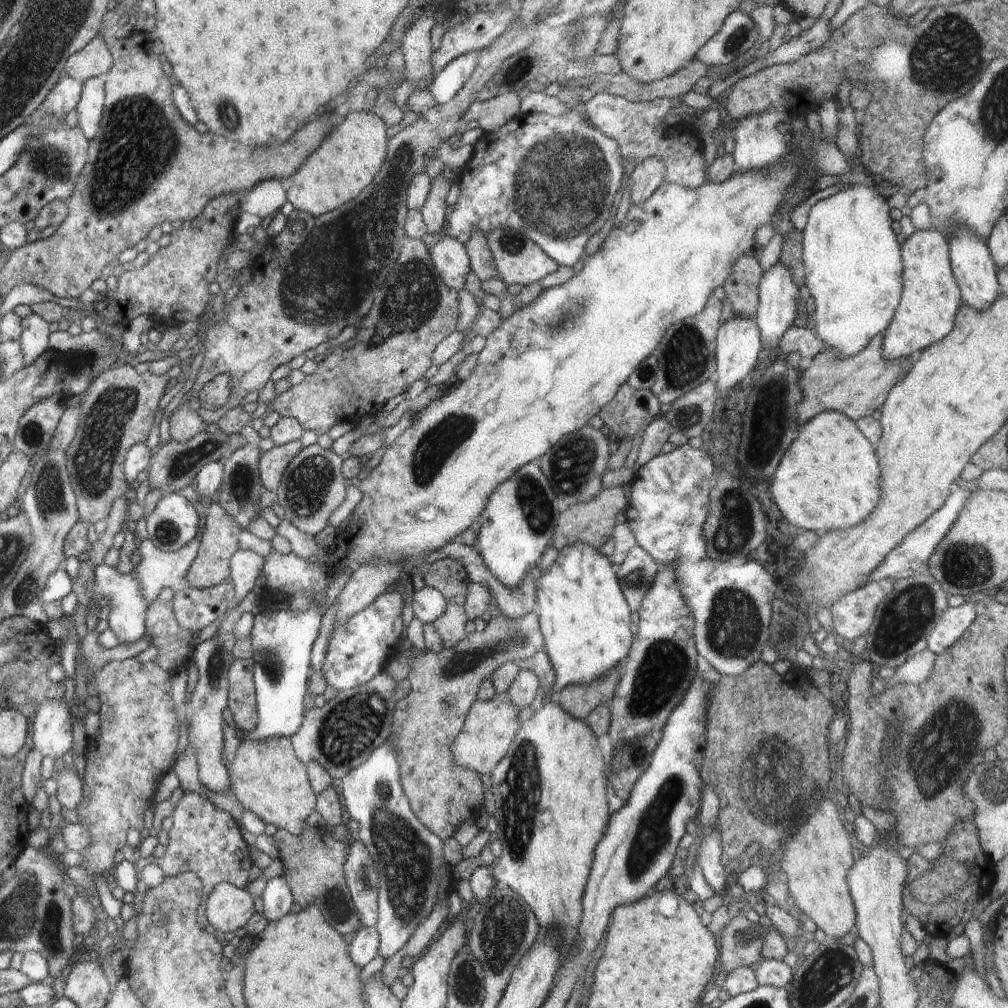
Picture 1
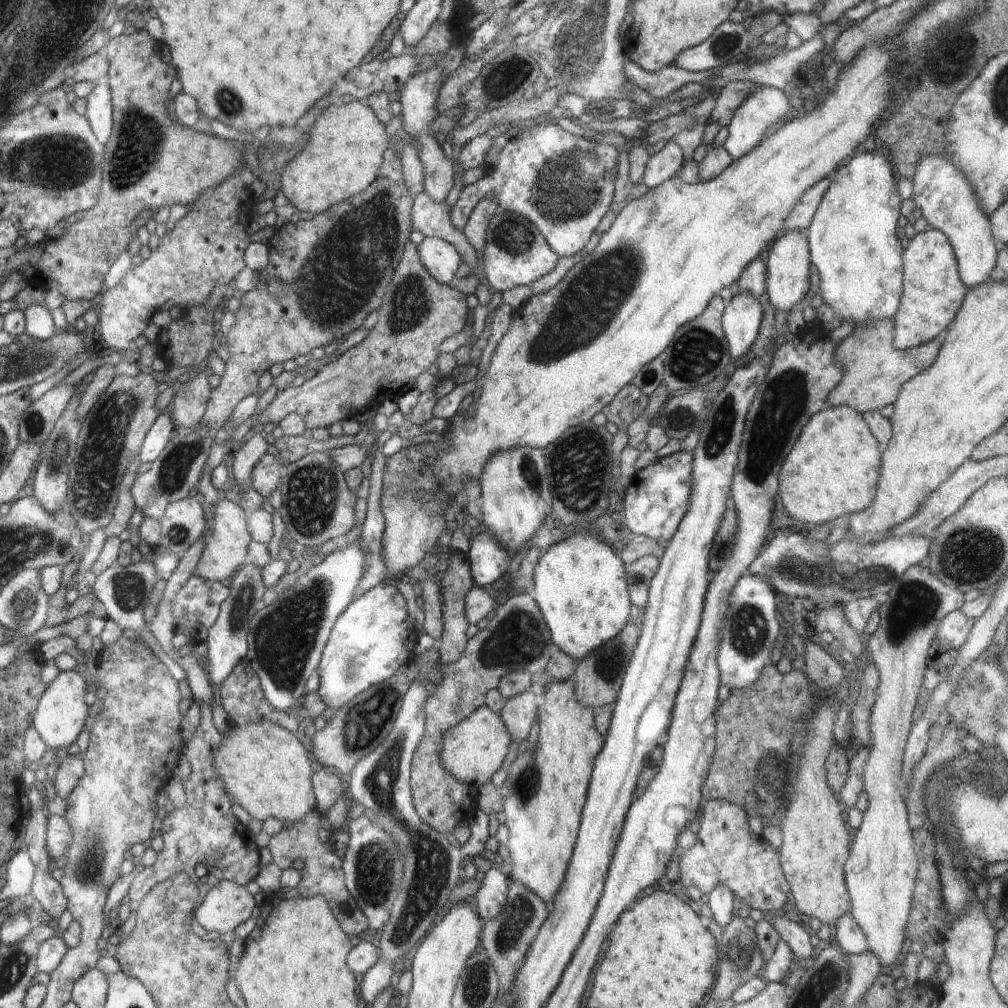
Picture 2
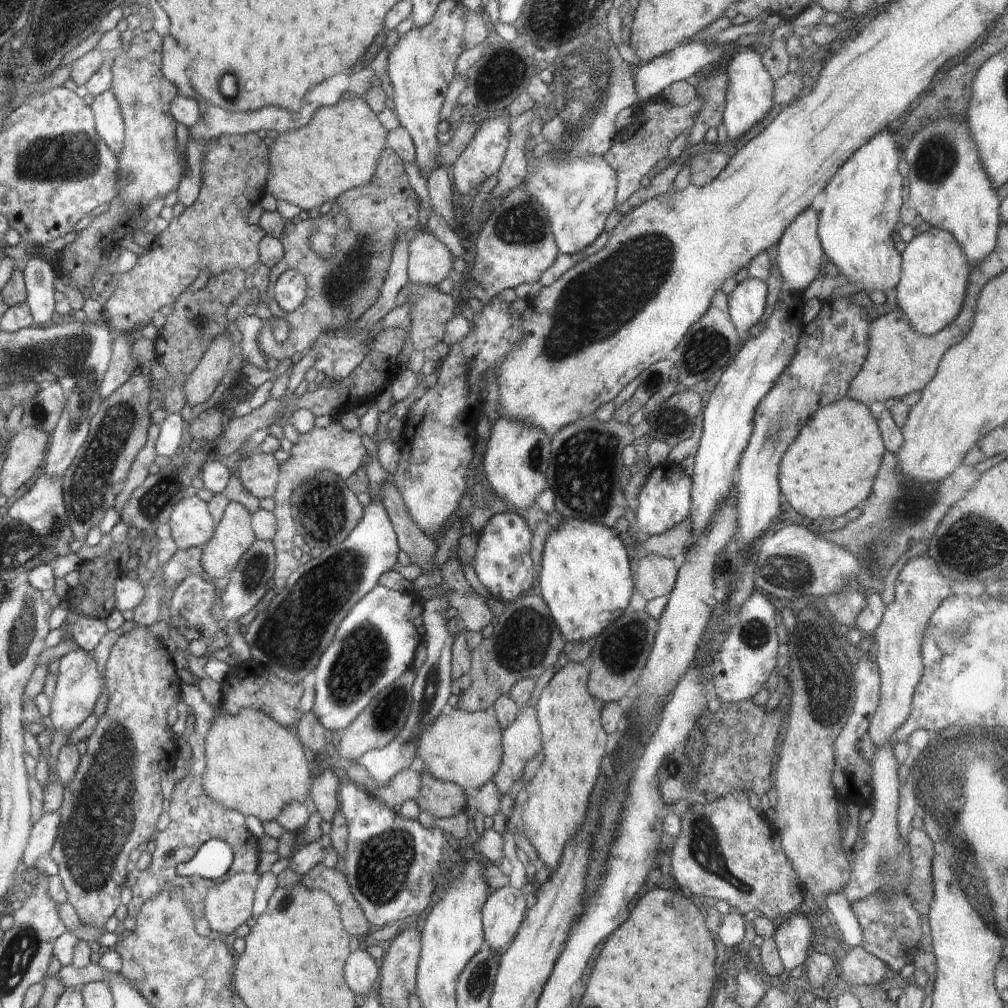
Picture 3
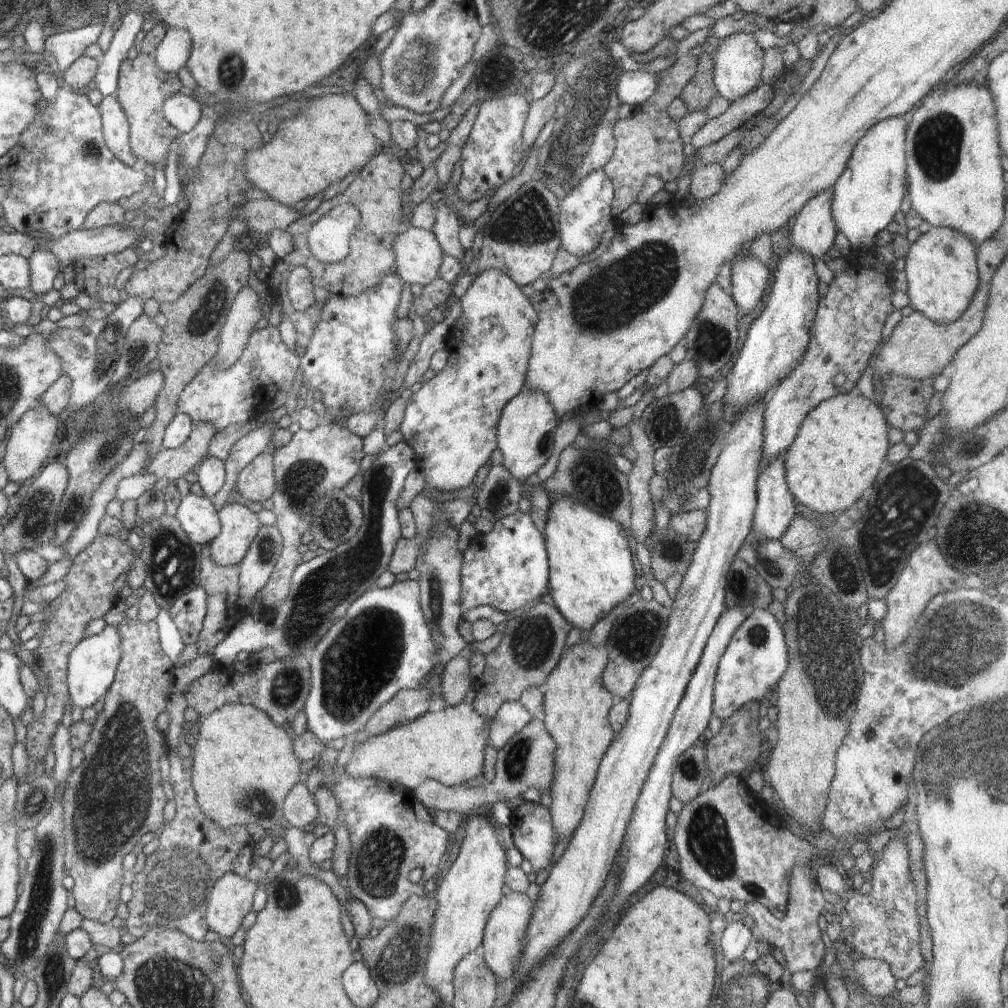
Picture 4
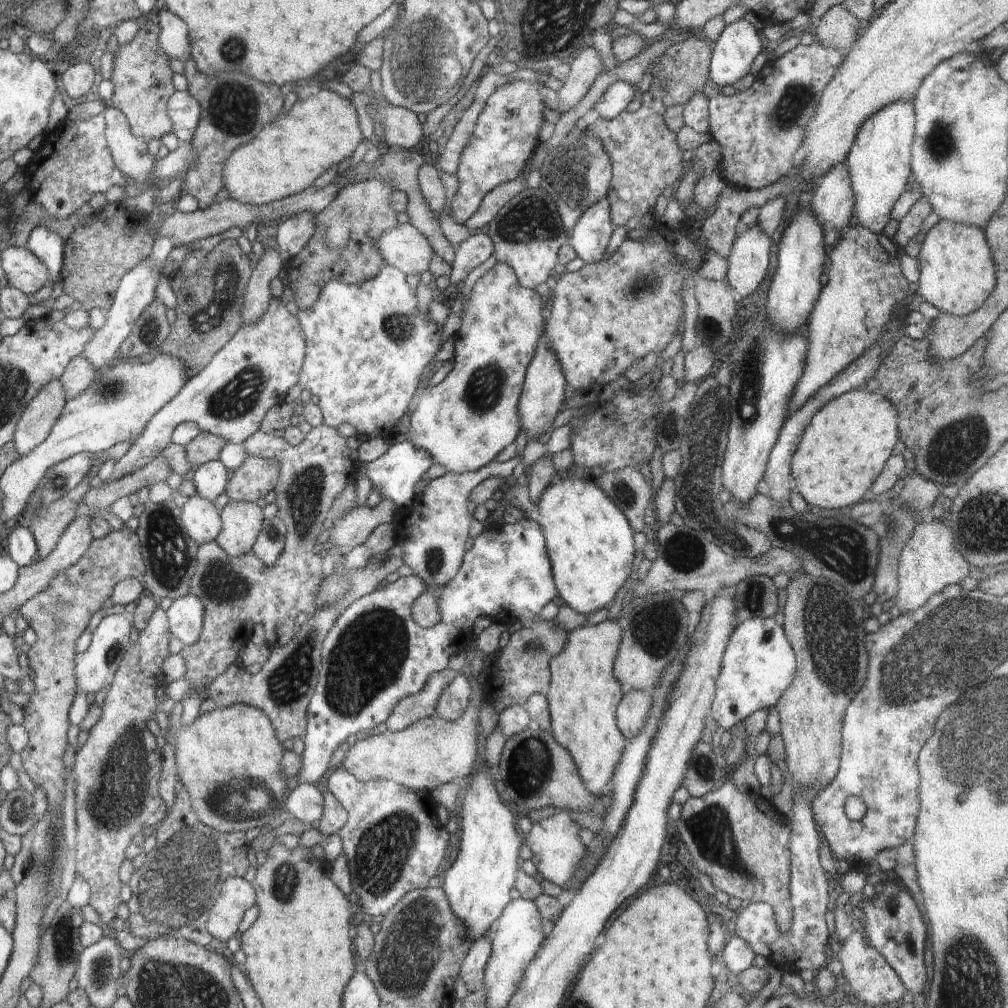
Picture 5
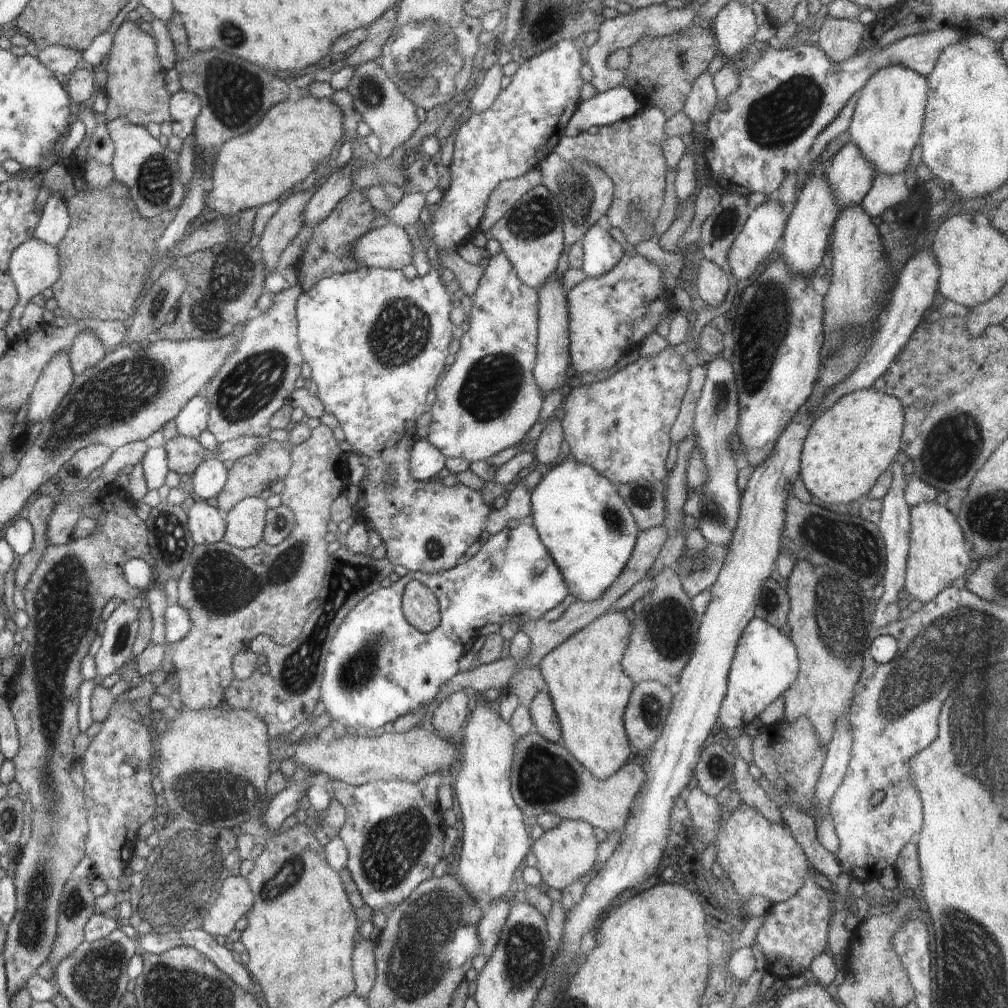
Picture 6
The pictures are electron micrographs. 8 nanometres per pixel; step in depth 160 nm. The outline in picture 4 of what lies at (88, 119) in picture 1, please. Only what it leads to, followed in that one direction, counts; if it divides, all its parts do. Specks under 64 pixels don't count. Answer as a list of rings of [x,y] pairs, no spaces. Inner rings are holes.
[[[105,96],[97,106],[102,113],[103,137],[111,151],[132,167],[138,158],[129,145],[129,120],[117,97]]]

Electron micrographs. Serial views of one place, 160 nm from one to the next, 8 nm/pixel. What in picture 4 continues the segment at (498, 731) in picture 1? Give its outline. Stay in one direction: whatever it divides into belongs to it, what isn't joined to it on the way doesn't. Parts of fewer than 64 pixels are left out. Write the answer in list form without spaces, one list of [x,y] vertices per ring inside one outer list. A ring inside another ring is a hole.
[[[470,698],[455,707],[440,705],[411,720],[408,724],[393,728],[384,734],[372,735],[367,741],[355,742],[352,755],[343,769],[346,774],[356,779],[382,779],[412,791],[428,779],[449,787],[464,785],[465,782],[475,779],[483,771],[484,749],[488,745],[488,724],[490,722],[476,712]]]

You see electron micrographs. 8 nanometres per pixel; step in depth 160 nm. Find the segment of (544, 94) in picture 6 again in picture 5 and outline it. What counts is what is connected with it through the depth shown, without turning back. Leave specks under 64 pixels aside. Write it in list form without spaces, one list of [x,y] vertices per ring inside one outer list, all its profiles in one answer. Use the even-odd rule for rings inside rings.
[[[532,80],[508,82],[508,84],[500,86],[486,100],[486,106],[482,108],[482,112],[476,120],[472,138],[460,154],[460,164],[458,164],[458,170],[455,174],[458,178],[459,187],[454,200],[449,203],[449,213],[455,222],[464,225],[464,222],[478,211],[486,194],[492,192],[494,188],[498,188],[500,184],[515,180],[524,170],[527,160],[532,156],[534,148],[538,146],[538,128],[540,128],[542,120],[545,119],[542,115],[545,104],[542,101],[542,96],[540,96],[540,88],[538,88],[540,82],[537,83]]]

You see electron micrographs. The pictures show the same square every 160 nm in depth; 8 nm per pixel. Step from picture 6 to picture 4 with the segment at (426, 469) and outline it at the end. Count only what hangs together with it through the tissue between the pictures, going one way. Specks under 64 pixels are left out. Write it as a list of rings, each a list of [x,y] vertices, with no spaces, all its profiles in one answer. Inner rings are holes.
[[[407,441],[384,449],[370,469],[362,473],[363,523],[359,531],[344,544],[316,555],[297,568],[293,576],[292,591],[284,604],[277,608],[276,617],[268,622],[253,620],[250,613],[235,622],[222,643],[212,654],[216,670],[229,665],[239,652],[258,652],[272,648],[277,659],[283,659],[303,650],[312,652],[315,644],[330,631],[347,608],[374,587],[376,579],[390,566],[397,542],[402,538],[397,498],[403,491],[406,477],[417,468],[414,449]]]

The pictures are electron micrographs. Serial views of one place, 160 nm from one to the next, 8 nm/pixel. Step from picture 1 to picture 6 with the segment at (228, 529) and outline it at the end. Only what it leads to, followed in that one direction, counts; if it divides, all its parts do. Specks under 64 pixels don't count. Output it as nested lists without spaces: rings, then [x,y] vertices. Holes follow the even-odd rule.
[[[246,497],[240,500],[227,516],[227,534],[223,541],[239,549],[255,547],[262,540],[267,524],[266,502],[262,498]]]

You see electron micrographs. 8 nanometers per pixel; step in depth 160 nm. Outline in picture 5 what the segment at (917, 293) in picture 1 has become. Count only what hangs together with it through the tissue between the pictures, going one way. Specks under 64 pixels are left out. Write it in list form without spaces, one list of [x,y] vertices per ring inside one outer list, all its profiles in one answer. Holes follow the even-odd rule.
[[[941,220],[928,230],[921,244],[919,281],[913,286],[935,308],[949,318],[965,318],[975,312],[996,286],[996,268],[983,228]]]

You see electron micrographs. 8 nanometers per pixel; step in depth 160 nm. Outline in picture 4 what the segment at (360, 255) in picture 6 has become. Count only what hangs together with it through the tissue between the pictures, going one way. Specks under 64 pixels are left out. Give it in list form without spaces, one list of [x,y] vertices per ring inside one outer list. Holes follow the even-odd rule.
[[[408,226],[394,242],[397,274],[408,284],[428,284],[438,277],[443,253],[432,231]]]

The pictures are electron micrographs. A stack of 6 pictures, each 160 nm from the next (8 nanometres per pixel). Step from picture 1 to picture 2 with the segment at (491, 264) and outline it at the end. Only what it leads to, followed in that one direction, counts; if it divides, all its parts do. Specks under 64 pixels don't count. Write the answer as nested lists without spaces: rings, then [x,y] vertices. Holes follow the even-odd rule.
[[[488,195],[472,209],[468,222],[463,228],[468,242],[480,254],[485,249],[486,233],[490,219],[499,211],[498,199],[494,195]]]

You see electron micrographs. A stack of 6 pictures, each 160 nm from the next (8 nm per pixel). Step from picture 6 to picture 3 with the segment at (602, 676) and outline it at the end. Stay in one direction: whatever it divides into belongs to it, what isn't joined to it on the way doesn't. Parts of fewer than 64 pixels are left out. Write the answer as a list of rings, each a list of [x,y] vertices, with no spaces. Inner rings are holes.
[[[568,662],[552,676],[535,706],[546,756],[532,781],[524,786],[528,801],[521,813],[527,828],[526,838],[530,839],[551,874],[560,864],[564,847],[588,814],[601,779],[603,758],[613,744],[601,725],[604,702],[588,692],[588,679],[586,662]]]

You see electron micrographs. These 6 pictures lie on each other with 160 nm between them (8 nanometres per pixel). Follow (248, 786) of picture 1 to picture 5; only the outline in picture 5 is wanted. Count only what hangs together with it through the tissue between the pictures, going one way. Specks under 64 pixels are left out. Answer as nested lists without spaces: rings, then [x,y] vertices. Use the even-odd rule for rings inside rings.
[[[237,703],[225,708],[216,708],[210,710],[206,714],[199,716],[194,723],[188,724],[188,728],[179,727],[178,738],[176,742],[176,769],[178,783],[186,786],[188,794],[192,798],[192,809],[196,810],[196,816],[200,818],[209,828],[218,828],[218,832],[238,832],[238,822],[224,822],[222,816],[218,816],[214,810],[208,808],[208,798],[212,794],[212,790],[216,786],[222,786],[232,778],[254,778],[258,782],[262,782],[264,786],[268,786],[268,790],[272,790],[272,796],[282,802],[284,800],[284,792],[286,792],[286,774],[282,776],[280,772],[280,762],[284,756],[282,746],[278,744],[278,737],[275,734],[275,728],[271,724],[270,718],[258,708]]]

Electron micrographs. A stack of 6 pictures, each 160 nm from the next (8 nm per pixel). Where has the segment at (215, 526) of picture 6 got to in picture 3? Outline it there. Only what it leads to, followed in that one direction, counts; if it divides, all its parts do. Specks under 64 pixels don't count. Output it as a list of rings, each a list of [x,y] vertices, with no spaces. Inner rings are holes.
[[[187,495],[179,500],[174,505],[169,523],[172,538],[182,551],[206,545],[214,532],[214,520],[208,506],[197,495]]]

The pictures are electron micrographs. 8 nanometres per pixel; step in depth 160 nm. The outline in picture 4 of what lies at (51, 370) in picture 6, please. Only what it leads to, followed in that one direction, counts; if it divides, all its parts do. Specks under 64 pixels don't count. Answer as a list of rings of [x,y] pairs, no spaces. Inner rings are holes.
[[[37,403],[30,410],[27,410],[20,417],[20,420],[12,426],[11,437],[2,461],[9,480],[22,484],[26,480],[32,480],[36,477],[36,470],[44,462],[46,450],[52,444],[56,434],[58,434],[58,418],[49,411],[49,408],[44,403]]]

